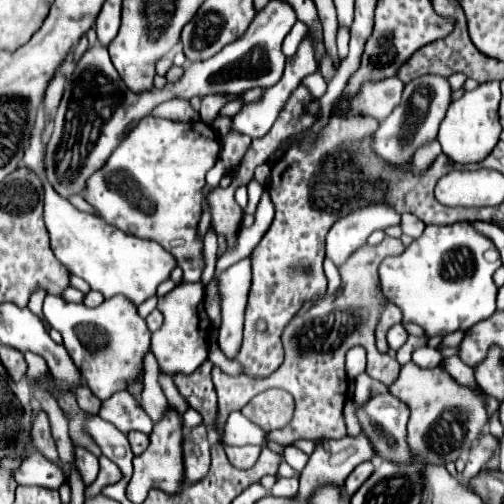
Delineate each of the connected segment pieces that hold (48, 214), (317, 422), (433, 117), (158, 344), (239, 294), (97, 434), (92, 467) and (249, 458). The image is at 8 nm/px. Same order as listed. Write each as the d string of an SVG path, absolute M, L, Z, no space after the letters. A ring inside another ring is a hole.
M33 131L29 145L25 149L23 163L31 169L43 183L45 189L45 225L51 235L51 249L55 257L67 267L71 275L77 275L89 283L93 291L103 293L105 299L123 295L133 305L141 305L149 297L157 293L157 285L165 281L175 267L175 257L165 251L161 245L139 239L121 229L107 225L103 219L93 217L75 209L67 199L59 197L59 193L49 185L45 177L45 131Z
M385 237L379 245L369 247L363 245L357 249L341 267L341 287L321 297L309 311L303 315L295 315L283 329L281 341L285 349L285 361L281 367L269 375L265 381L245 381L245 377L231 377L225 375L219 367L213 367L213 383L219 397L219 427L217 433L221 435L223 423L229 411L243 409L247 397L255 397L257 393L277 387L285 389L295 399L295 415L293 421L277 431L269 431L267 439L279 445L291 445L299 439L341 439L345 437L345 423L343 423L343 405L347 399L347 373L345 373L345 353L347 349L361 345L367 351L367 375L385 383L387 387L395 383L399 377L399 365L409 363L409 355L413 349L427 345L429 337L409 337L401 349L397 349L397 361L387 353L377 351L375 347L375 327L377 327L377 269L385 257L401 253L405 247L399 239ZM349 329L357 329L357 339L349 339Z
M425 75L425 77L417 77L411 83L407 83L403 89L401 103L389 113L389 117L385 121L381 121L379 129L373 133L373 139L371 139L373 153L379 159L383 159L385 163L389 163L391 167L405 169L405 165L413 159L415 151L421 145L437 139L439 125L451 103L449 95L451 95L451 87L449 87L447 79L443 79L443 77Z
M201 283L177 285L165 297L159 297L157 309L163 313L165 323L151 337L151 351L157 357L159 371L163 375L175 377L179 373L193 373L208 356L209 338L212 324L204 306L205 289ZM210 331L210 332L209 332ZM171 361L171 363L169 363Z
M243 259L229 269L215 275L221 303L221 327L217 343L221 351L233 359L233 353L241 347L243 337L243 313L247 305L247 293L251 285L251 265Z
M91 415L85 421L85 433L93 435L93 441L99 445L105 457L113 459L113 463L117 463L125 475L131 475L133 453L125 433L121 433L113 423L101 419L99 415Z
M77 447L77 449L75 449L75 465L77 465L77 469L81 471L81 477L83 477L85 485L93 483L93 479L97 478L99 463L97 463L97 457L91 455L89 451Z
M247 445L247 447L225 447L227 451L227 457L229 461L239 467L239 469L247 469L251 467L257 457L259 457L259 447L253 447L253 445Z

